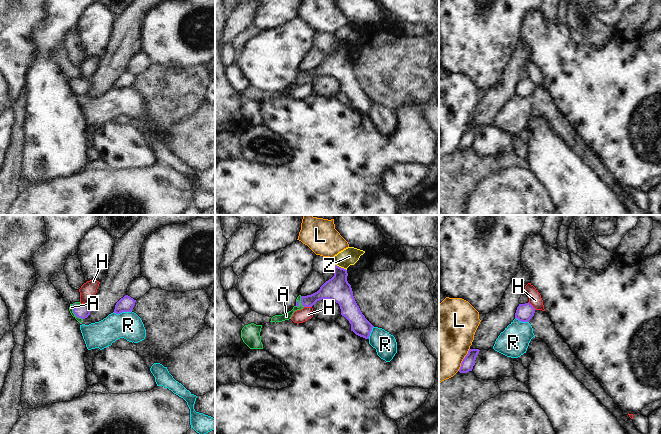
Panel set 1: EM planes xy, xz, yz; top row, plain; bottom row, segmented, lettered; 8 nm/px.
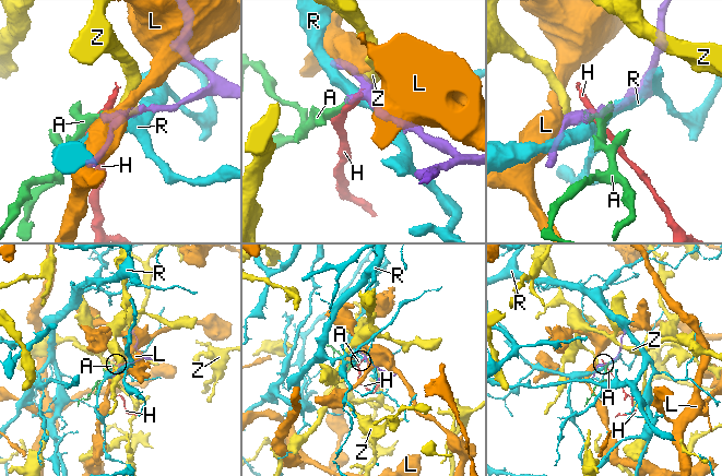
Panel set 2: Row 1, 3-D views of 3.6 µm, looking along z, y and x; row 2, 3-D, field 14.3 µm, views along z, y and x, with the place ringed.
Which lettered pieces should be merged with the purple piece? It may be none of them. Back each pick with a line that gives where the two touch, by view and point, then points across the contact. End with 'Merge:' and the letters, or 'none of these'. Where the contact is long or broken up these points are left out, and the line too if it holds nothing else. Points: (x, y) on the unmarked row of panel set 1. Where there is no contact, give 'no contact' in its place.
A: meets purple in xy at (73, 88); runs through xy (82, 87), (73, 88), (71, 83)
Merge: A

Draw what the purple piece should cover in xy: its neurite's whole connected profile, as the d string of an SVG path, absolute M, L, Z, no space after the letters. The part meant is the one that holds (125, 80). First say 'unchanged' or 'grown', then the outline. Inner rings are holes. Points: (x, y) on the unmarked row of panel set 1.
unchanged; M125 71L116 79L114 89L120 90L122 88L131 88L135 81L135 78L136 76L128 71Z

